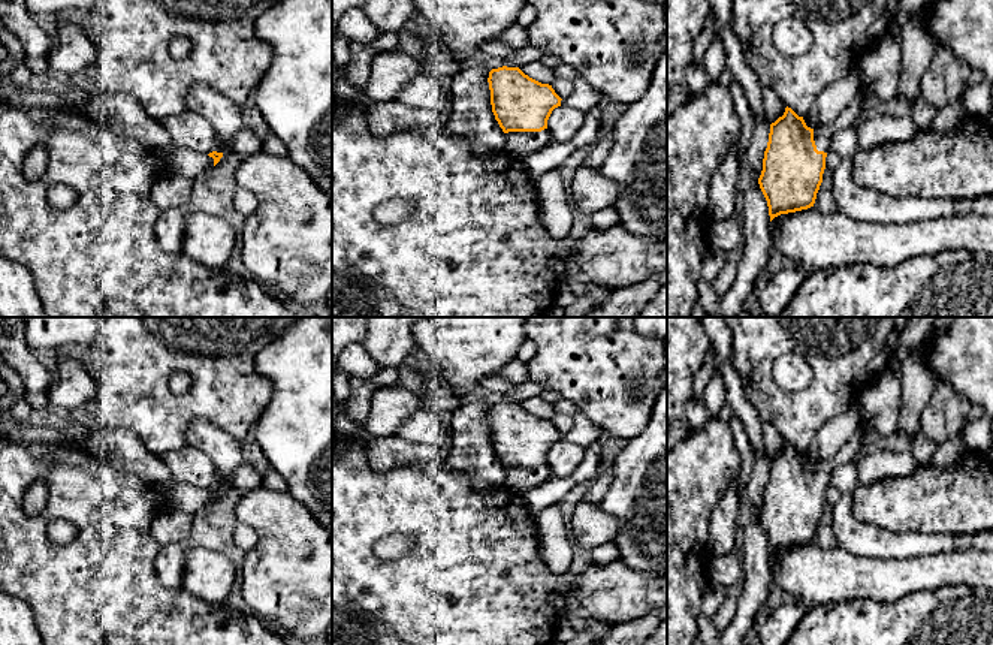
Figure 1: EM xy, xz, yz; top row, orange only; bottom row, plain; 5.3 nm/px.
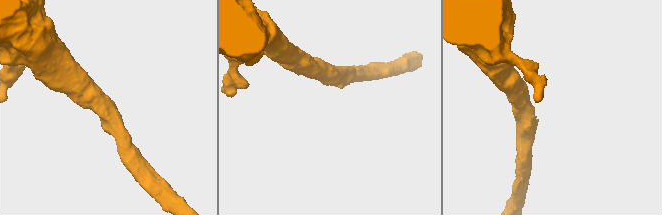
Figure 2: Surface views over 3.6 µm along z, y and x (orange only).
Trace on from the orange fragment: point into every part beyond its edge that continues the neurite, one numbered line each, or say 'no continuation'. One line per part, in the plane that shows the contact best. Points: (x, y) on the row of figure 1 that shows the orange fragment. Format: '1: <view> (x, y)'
1: xz (522, 144)

